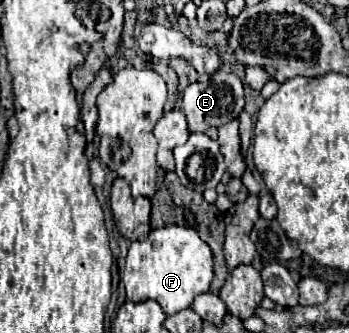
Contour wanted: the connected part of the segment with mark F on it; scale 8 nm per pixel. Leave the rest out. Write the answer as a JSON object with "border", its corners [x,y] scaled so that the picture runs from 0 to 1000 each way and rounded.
{"border":[[[476,679],[436,691],[418,721],[390,721],[367,745],[355,859],[372,907],[447,901],[470,943],[504,943],[550,919],[550,901],[602,865],[607,751],[550,685]]]}

